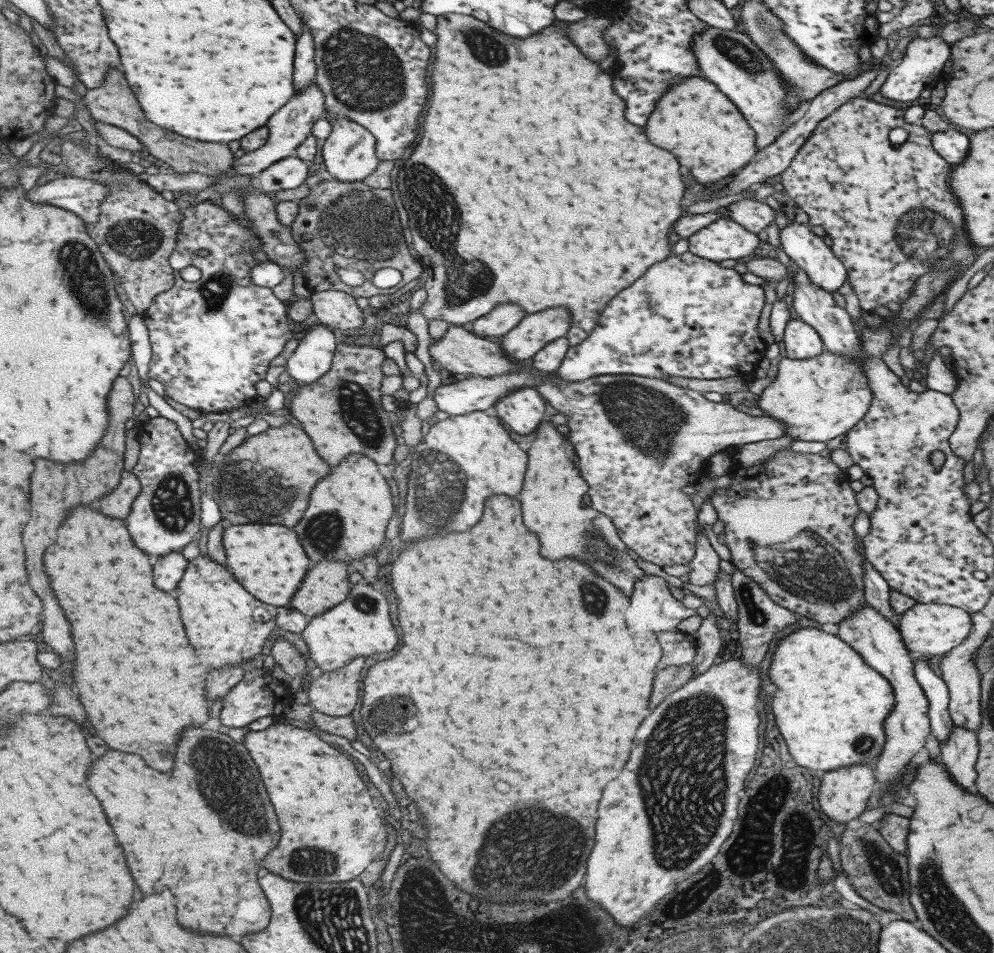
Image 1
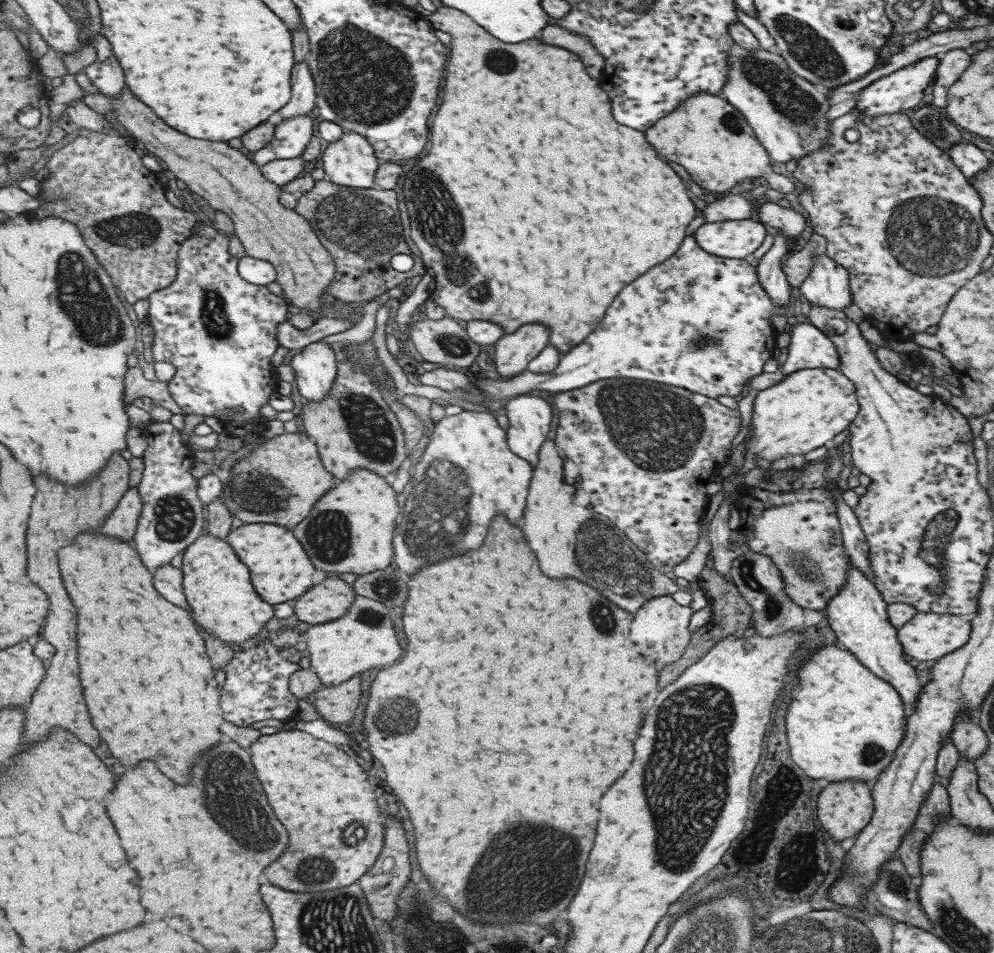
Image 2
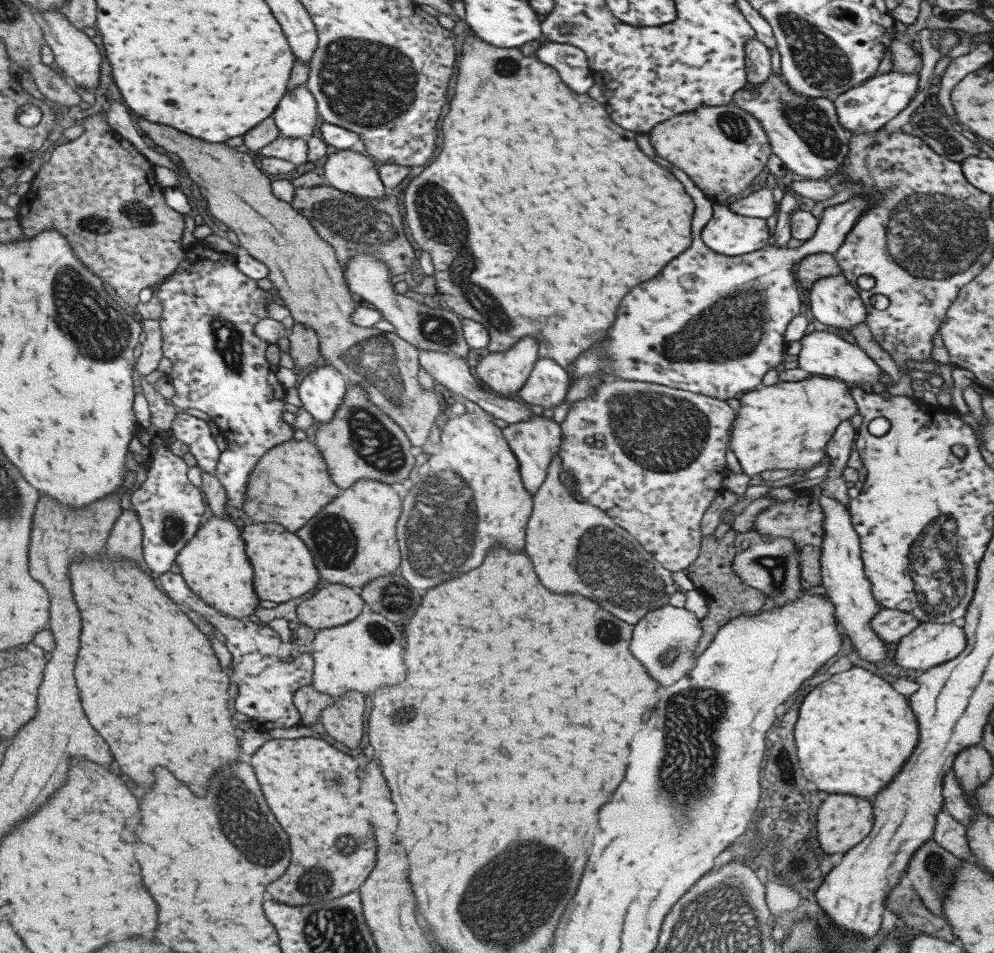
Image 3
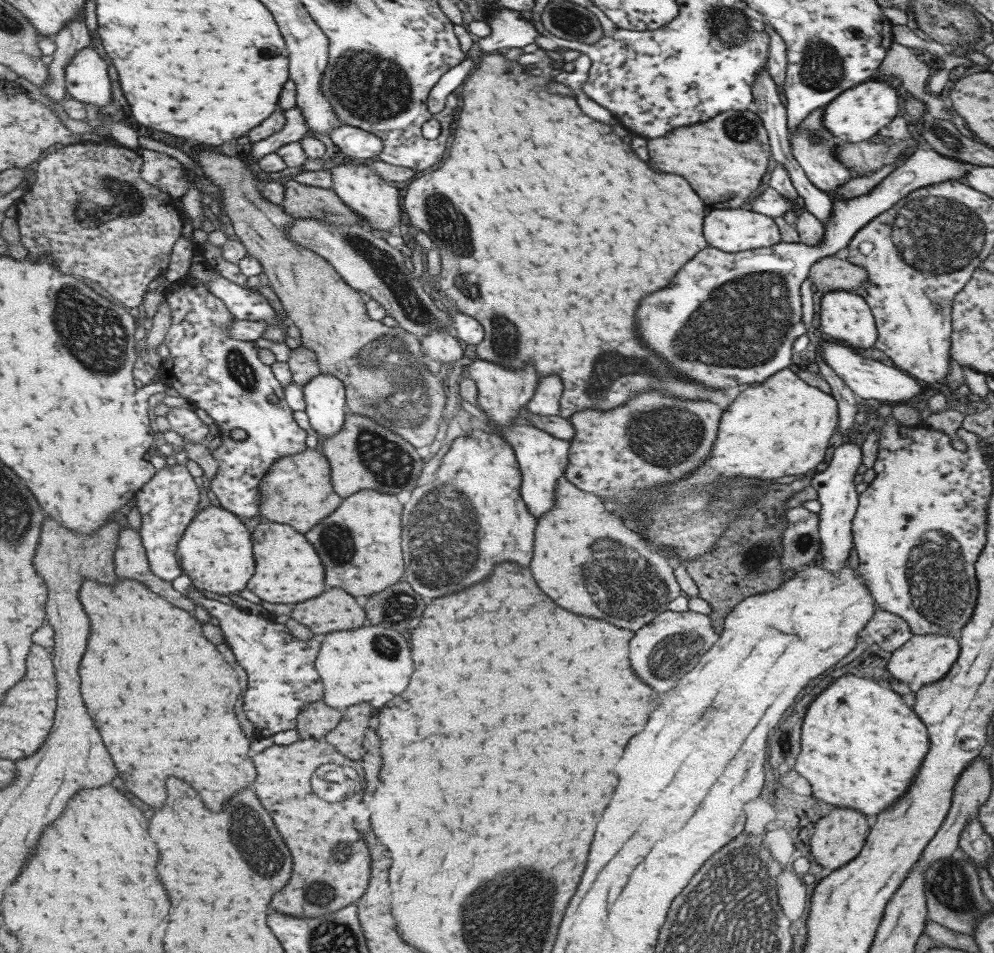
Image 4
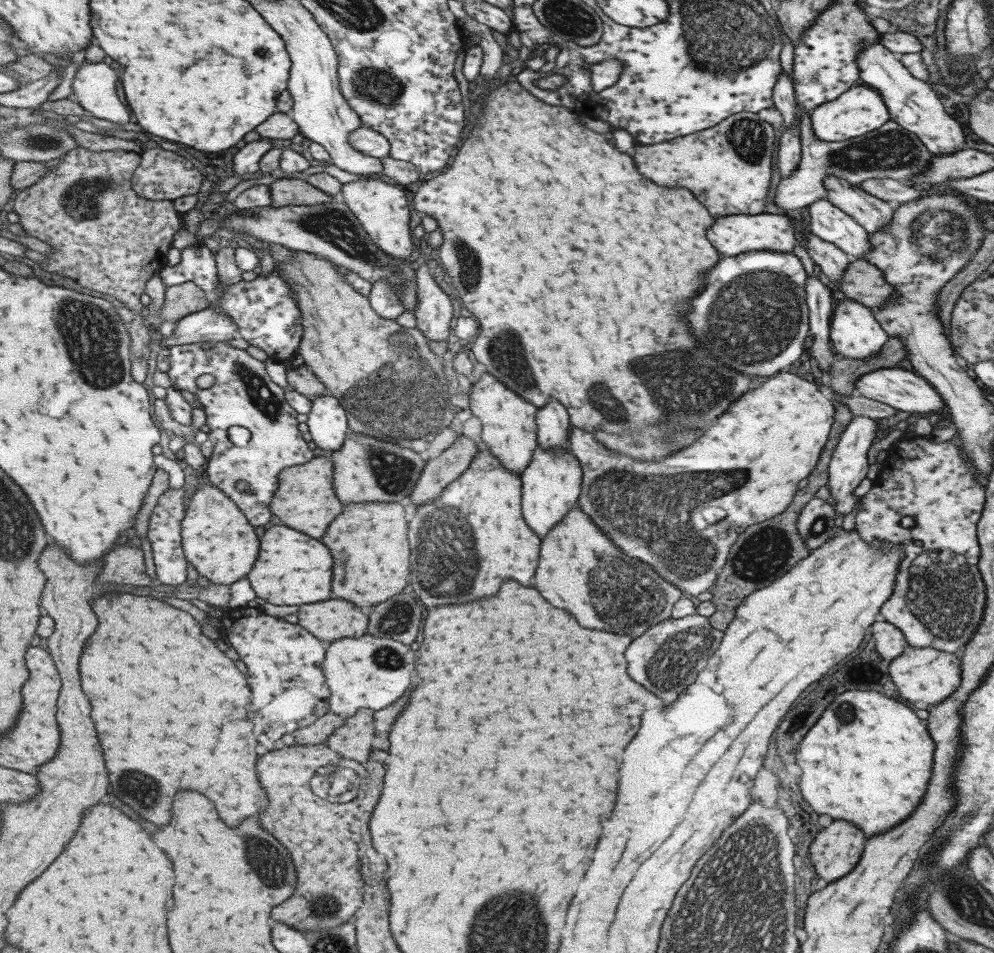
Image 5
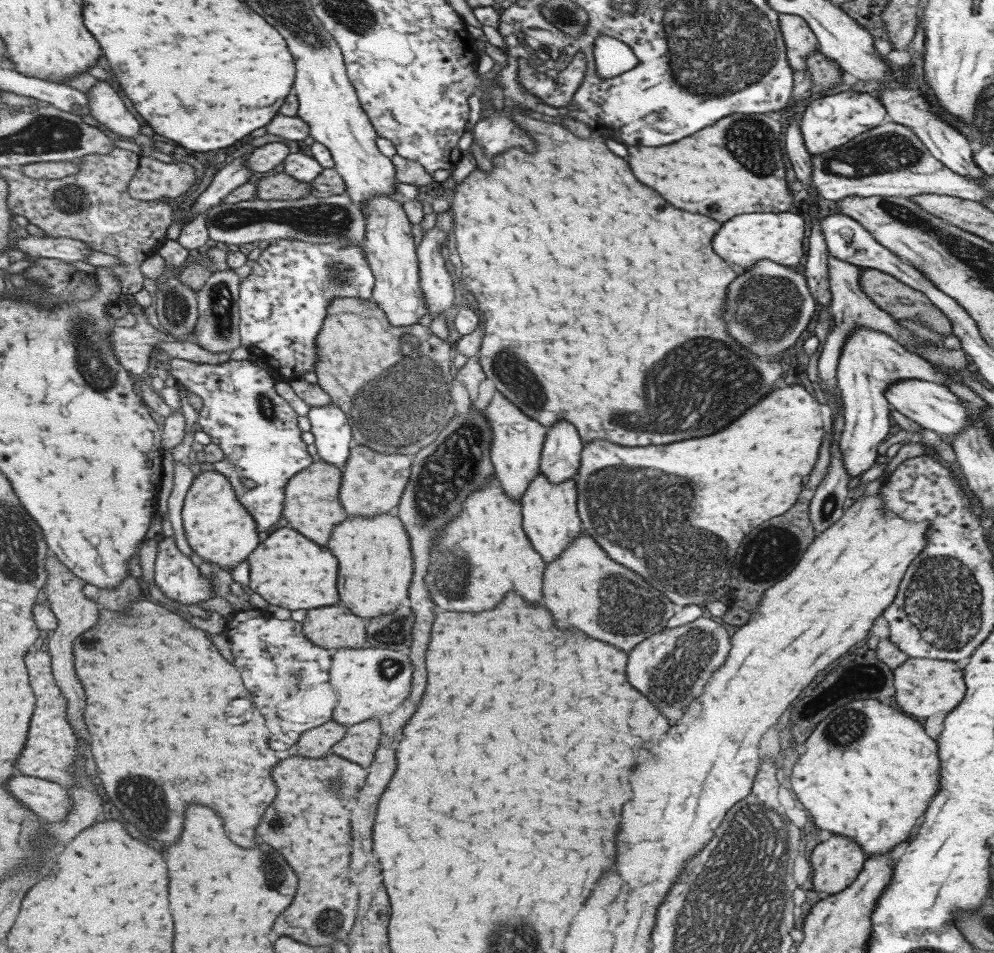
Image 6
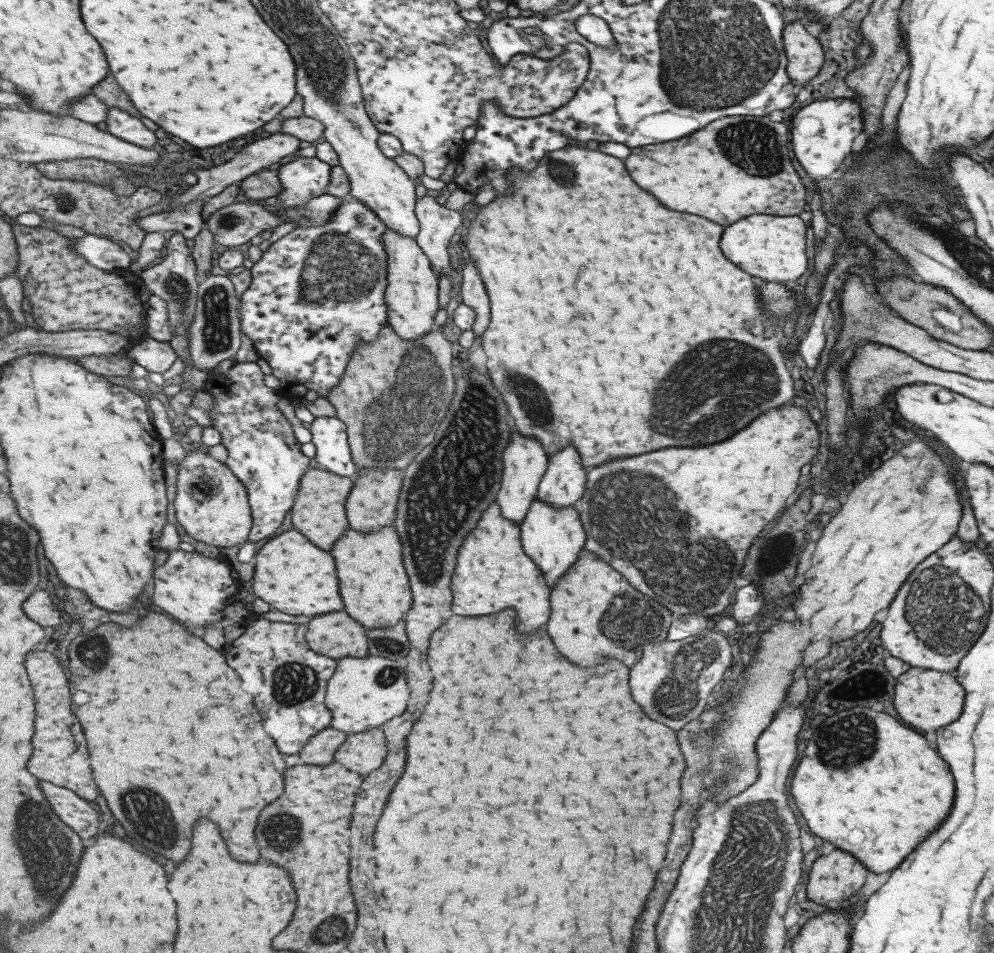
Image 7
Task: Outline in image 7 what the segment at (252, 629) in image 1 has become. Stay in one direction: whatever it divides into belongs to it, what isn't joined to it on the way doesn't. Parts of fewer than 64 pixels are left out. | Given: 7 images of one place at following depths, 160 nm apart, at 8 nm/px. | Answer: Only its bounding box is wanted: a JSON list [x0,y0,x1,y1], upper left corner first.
[175,451,254,548]

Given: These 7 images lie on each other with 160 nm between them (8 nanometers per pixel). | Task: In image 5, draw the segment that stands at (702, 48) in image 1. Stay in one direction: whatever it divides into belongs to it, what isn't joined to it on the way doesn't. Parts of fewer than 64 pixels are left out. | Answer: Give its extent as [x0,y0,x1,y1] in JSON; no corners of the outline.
[822,174,894,233]

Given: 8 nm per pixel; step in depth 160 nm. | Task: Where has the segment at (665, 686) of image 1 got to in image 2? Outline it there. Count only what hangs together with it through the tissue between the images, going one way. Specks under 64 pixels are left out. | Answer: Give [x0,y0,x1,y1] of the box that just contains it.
[658,568,752,688]

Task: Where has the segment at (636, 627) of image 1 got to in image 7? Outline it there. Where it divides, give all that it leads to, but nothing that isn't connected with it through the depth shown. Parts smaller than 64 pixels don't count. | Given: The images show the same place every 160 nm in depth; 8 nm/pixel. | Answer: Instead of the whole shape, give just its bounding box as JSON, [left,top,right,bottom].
[629,628,732,730]

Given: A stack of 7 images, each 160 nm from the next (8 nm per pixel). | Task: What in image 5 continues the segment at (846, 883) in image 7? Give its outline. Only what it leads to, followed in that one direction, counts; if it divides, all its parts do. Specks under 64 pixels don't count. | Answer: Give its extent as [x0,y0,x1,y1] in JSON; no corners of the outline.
[809,820,865,884]

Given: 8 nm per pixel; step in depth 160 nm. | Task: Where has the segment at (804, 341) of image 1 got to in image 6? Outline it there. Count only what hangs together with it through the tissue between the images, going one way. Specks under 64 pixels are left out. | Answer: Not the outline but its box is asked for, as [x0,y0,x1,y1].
[883,380,971,442]

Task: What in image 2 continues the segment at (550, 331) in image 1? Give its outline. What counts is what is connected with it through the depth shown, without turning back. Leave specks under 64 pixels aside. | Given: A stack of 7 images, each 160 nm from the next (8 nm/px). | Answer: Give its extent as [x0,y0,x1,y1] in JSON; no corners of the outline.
[493,324,550,379]

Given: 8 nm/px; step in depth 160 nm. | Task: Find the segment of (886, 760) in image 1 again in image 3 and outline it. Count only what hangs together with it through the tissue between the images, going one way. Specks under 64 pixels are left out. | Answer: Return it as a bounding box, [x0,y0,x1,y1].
[820,496,887,664]

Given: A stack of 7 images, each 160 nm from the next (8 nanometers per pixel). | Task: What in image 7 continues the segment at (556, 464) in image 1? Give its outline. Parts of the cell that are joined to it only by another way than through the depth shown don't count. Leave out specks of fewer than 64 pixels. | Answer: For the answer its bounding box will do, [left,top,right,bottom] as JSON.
[545,549,675,668]

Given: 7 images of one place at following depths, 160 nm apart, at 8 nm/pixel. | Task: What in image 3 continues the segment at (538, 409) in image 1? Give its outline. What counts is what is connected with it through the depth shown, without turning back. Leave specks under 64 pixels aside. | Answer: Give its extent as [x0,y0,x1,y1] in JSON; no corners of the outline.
[501,409,561,497]

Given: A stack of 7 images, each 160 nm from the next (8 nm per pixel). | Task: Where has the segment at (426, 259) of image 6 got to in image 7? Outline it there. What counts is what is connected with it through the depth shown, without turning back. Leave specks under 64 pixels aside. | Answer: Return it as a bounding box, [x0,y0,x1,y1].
[416,195,464,274]

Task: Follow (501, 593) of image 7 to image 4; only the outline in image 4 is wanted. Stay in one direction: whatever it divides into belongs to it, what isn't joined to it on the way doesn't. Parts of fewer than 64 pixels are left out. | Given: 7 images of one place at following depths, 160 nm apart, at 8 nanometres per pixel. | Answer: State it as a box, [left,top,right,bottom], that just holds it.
[402,424,536,598]

